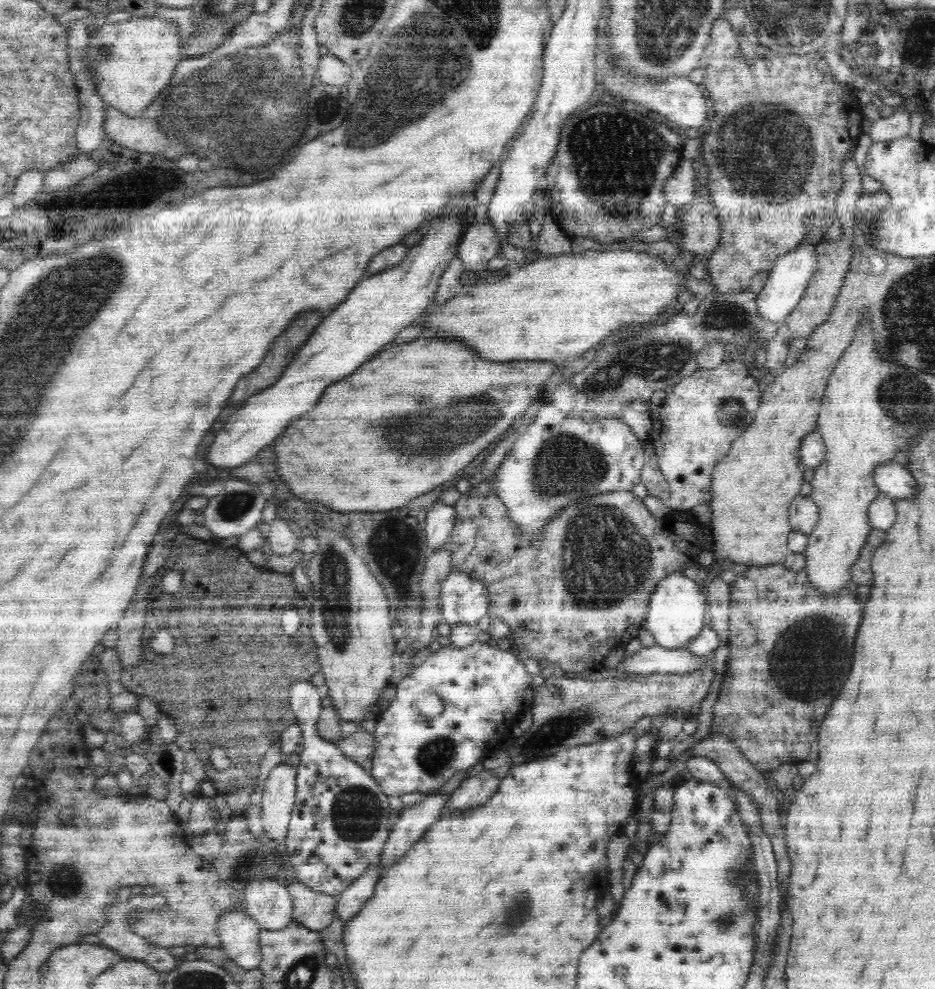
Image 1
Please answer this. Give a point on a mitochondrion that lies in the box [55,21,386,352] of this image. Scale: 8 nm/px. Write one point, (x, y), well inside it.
(105, 51)

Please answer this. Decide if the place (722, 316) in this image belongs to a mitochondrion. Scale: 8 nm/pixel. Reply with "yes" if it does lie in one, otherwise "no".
yes

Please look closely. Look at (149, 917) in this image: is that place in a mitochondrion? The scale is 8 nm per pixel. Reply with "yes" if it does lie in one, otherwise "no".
no

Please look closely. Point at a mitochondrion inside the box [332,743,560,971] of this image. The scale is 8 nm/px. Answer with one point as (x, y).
(517, 910)

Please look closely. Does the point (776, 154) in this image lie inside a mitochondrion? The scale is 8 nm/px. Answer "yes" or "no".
yes

